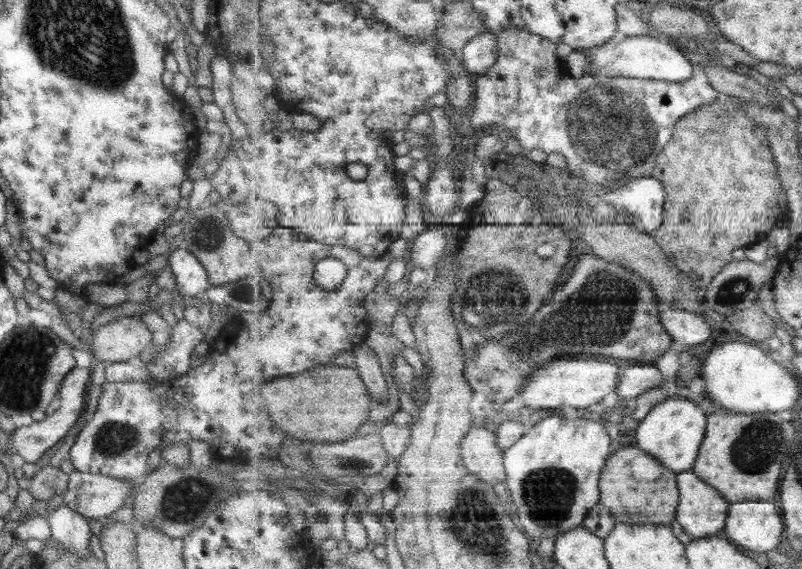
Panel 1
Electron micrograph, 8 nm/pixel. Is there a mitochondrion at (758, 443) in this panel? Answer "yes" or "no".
yes

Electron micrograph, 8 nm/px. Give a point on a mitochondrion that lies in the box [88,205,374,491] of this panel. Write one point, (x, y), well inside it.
(114, 439)

